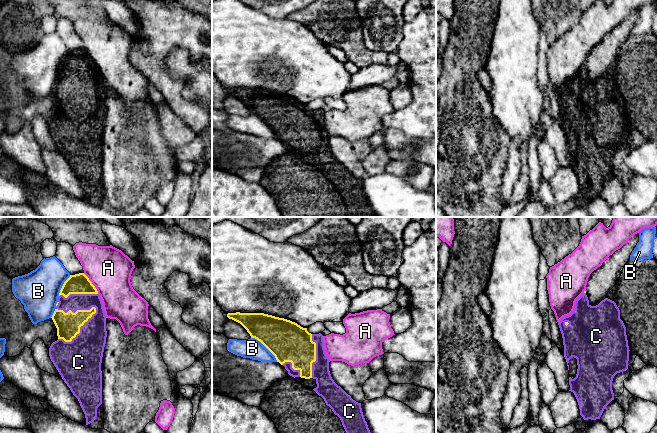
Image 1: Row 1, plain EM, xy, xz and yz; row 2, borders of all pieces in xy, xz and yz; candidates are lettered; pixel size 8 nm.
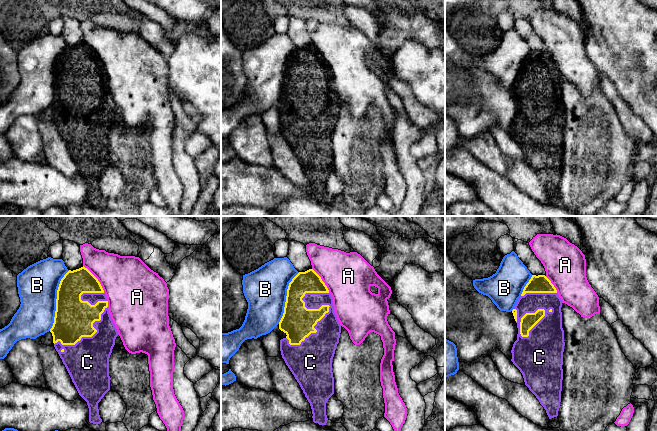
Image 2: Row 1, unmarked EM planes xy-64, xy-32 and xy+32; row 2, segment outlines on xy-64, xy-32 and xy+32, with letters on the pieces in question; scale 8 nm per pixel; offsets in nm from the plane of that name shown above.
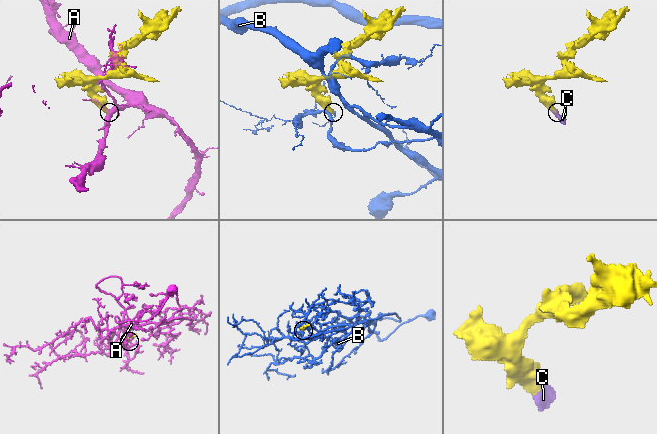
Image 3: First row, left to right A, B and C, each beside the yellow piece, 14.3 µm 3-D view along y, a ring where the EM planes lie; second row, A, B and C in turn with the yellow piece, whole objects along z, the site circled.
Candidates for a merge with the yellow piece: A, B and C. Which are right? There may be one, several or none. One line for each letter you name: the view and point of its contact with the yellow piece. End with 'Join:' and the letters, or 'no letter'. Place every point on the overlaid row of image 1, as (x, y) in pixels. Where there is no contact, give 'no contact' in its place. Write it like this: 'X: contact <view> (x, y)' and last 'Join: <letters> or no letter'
C: contact xy (79, 331)
Join: C

